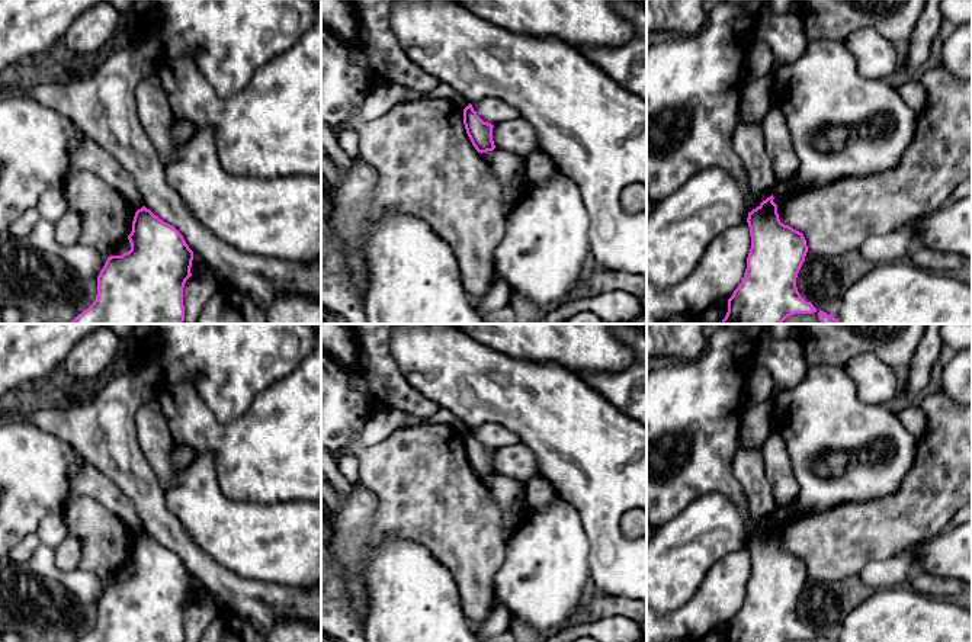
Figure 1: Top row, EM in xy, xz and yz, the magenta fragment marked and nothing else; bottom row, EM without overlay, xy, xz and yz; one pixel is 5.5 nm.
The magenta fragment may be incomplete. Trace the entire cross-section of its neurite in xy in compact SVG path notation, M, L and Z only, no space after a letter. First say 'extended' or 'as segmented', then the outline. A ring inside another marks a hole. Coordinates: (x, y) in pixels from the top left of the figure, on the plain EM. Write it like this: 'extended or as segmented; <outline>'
as segmented; M142 532L128 561L131 575L108 582L97 601L94 627L77 642L185 642L183 613L192 601L193 577L170 549Z

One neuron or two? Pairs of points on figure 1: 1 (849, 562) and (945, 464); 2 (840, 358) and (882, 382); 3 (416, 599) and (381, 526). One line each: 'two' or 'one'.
1: one
2: two
3: two

